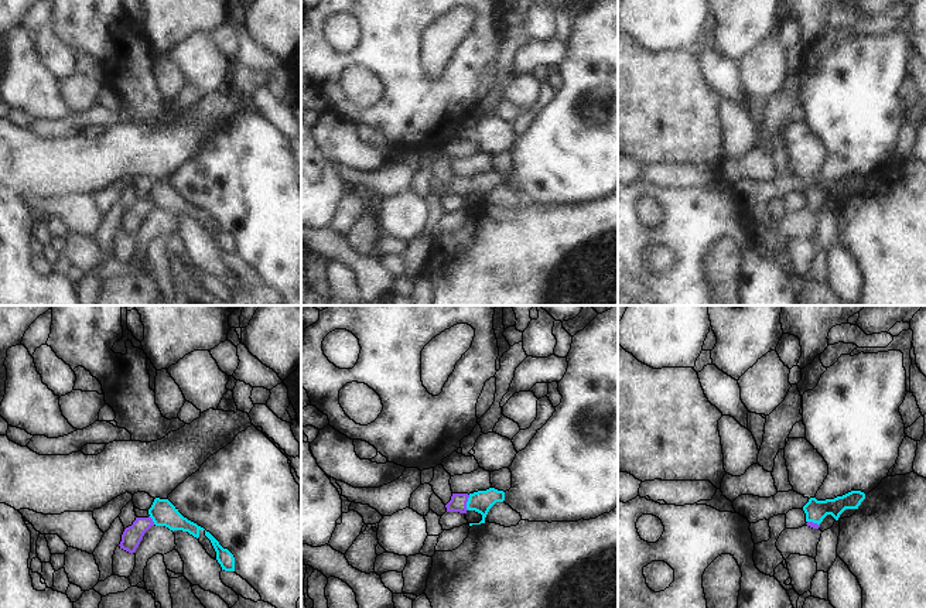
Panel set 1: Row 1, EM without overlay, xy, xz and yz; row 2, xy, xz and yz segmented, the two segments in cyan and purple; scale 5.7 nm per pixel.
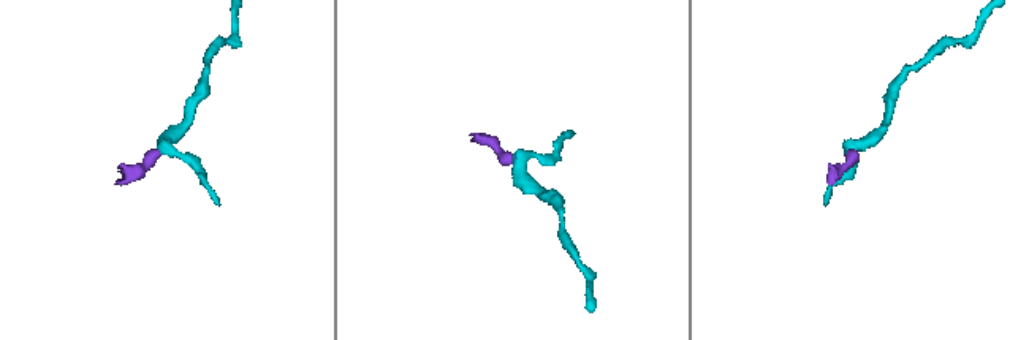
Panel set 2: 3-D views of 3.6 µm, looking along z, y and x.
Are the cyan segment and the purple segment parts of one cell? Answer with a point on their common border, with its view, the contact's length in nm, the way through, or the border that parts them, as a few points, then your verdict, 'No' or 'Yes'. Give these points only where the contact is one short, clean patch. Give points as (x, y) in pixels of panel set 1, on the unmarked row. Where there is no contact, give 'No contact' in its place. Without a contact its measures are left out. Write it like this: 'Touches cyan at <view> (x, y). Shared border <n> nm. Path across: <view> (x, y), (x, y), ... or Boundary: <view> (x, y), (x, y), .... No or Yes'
Touches cyan at xz (467, 185). Shared border 90 nm. Path across: xz (482, 184), (467, 185), (458, 184). Yes.

